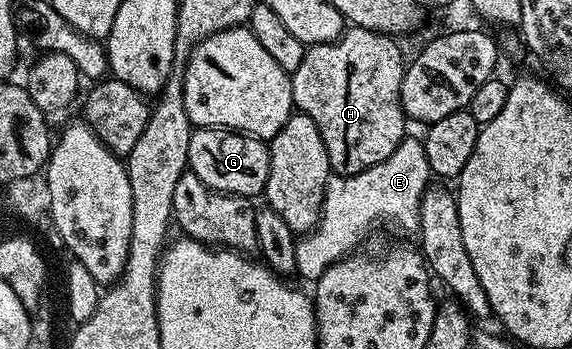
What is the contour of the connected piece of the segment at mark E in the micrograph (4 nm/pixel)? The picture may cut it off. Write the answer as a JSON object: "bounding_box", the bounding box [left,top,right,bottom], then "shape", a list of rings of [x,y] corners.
{"bounding_box":[296,135,432,281],"shape":[[[406,135],[382,163],[354,176],[331,176],[324,192],[323,207],[316,226],[296,242],[296,273],[309,281],[320,278],[341,258],[351,254],[381,219],[412,230],[419,222],[421,197],[432,179],[429,160],[421,138]]]}

